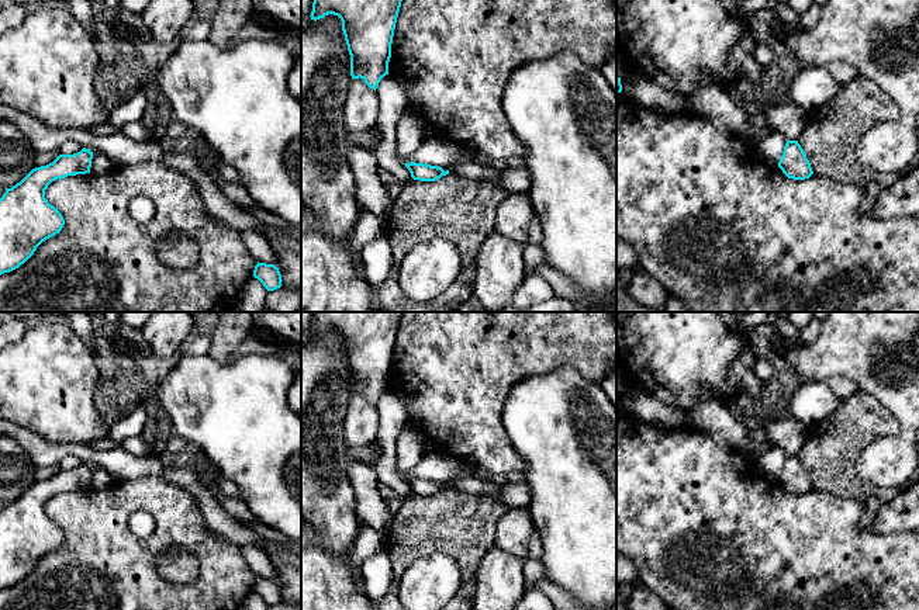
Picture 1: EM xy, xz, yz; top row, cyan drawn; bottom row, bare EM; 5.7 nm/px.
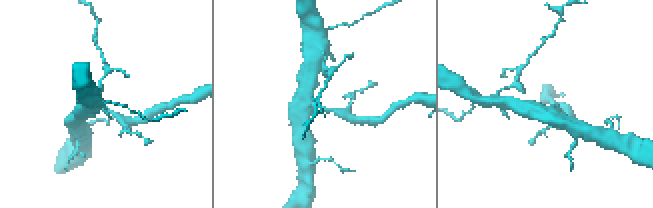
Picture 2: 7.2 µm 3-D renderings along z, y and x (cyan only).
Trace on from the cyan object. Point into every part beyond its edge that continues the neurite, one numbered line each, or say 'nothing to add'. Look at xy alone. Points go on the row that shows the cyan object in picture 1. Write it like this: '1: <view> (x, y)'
nothing to add

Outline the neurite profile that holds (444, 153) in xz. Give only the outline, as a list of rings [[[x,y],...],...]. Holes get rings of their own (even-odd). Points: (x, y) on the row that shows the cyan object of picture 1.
[[[432,138],[425,141],[419,149],[410,156],[397,157],[403,163],[424,163],[431,166],[438,166],[442,169],[449,169],[450,166],[462,162],[477,162],[484,160],[493,169],[502,171],[507,169],[507,159],[483,159],[476,152],[467,149],[459,149],[456,143],[450,141],[442,141],[439,138]]]

